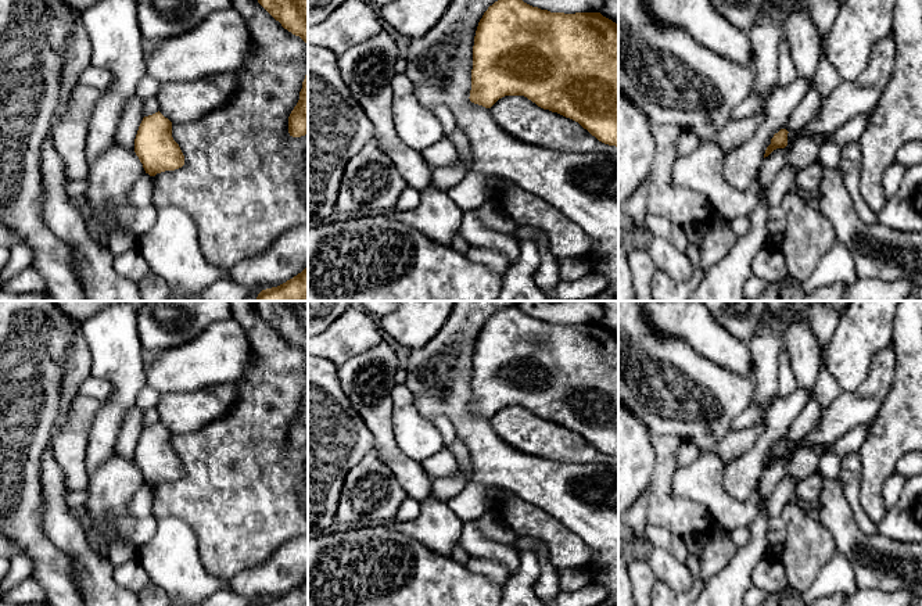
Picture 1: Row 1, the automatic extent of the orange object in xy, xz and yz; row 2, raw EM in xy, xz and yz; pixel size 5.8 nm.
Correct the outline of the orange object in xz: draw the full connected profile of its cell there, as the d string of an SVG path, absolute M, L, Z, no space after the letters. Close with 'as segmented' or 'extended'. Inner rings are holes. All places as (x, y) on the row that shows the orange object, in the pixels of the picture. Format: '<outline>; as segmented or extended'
M523 0L495 1L476 31L469 98L491 108L505 96L524 96L618 147L618 25L600 12L550 12Z; as segmented

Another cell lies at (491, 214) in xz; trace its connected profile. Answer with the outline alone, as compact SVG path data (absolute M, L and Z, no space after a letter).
M494 198L487 200L482 205L476 208L474 214L484 227L494 232L512 234L519 226Z

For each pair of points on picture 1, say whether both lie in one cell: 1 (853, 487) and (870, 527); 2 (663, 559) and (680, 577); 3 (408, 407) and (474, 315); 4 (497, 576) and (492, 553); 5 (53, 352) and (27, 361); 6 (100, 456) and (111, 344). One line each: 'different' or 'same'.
1: same
2: same
3: different
4: different
5: same
6: same

